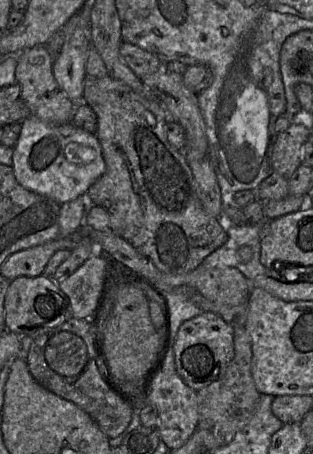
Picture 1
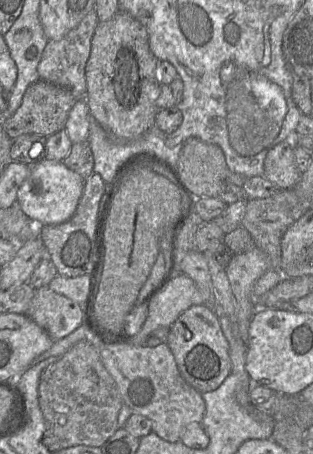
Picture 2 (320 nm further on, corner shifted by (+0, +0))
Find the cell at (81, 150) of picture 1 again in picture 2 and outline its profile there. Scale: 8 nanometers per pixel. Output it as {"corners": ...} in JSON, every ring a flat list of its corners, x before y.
{"corners":[[46,158,30,167,29,176,17,192,16,203,37,225,53,225,68,221,75,213,82,196,85,180,62,161]]}

